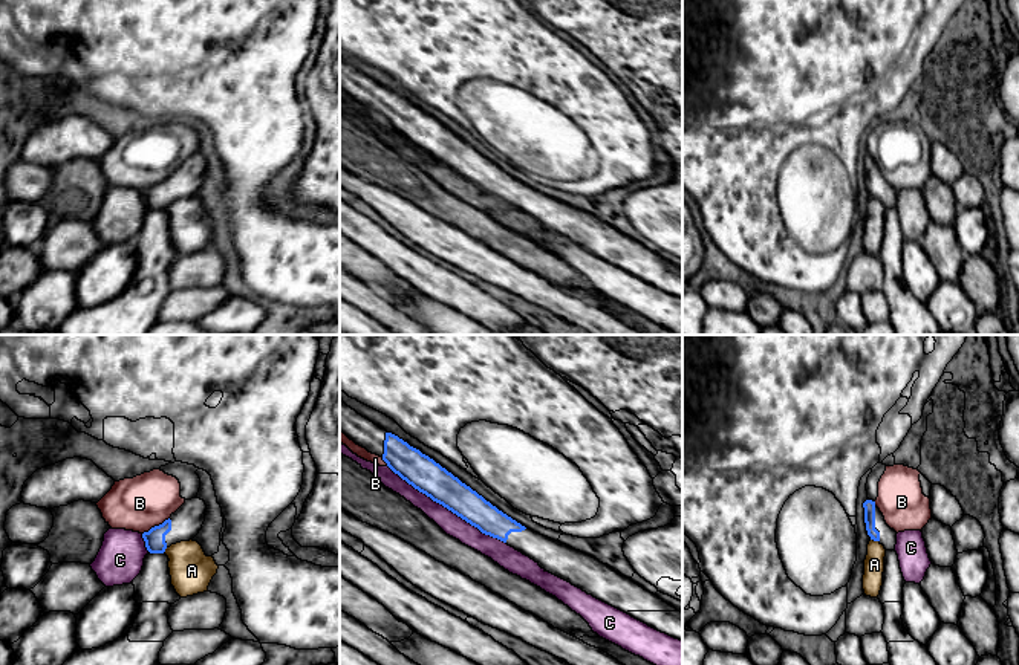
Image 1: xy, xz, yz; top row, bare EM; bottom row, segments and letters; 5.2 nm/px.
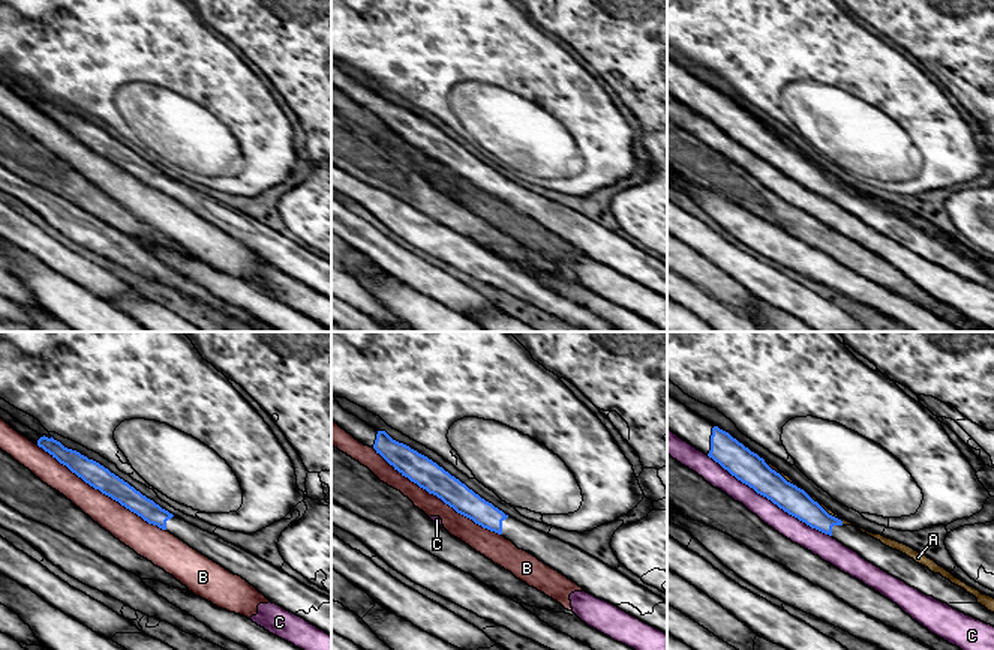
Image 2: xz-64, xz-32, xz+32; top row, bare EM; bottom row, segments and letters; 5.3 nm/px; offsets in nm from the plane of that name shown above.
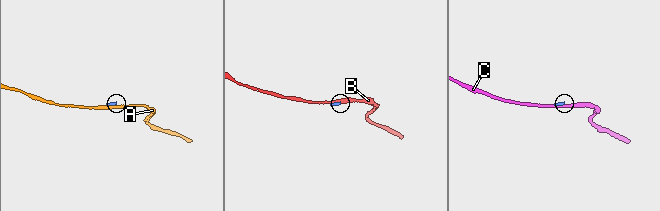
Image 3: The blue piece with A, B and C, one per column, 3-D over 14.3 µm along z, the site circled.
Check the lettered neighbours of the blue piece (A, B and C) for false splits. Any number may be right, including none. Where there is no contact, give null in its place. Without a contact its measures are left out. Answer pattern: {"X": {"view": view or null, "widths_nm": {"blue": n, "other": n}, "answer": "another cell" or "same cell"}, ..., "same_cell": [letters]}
{"A": {"view": "yz", "widths_nm": {"blue": 60, "other": 110}, "answer": "another cell"}, "B": {"view": "xy", "widths_nm": {"blue": 110, "other": 280}, "answer": "another cell"}, "C": {"view": "xz", "widths_nm": {"blue": 180, "other": 110}, "answer": "another cell"}, "same_cell": []}

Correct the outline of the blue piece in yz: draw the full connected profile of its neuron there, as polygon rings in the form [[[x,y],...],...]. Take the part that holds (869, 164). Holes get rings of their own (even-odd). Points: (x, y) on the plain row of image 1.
[[[866,157],[863,165],[866,188],[871,197],[883,202],[886,208],[895,208],[897,190],[886,182],[883,171],[875,164],[875,159]]]

